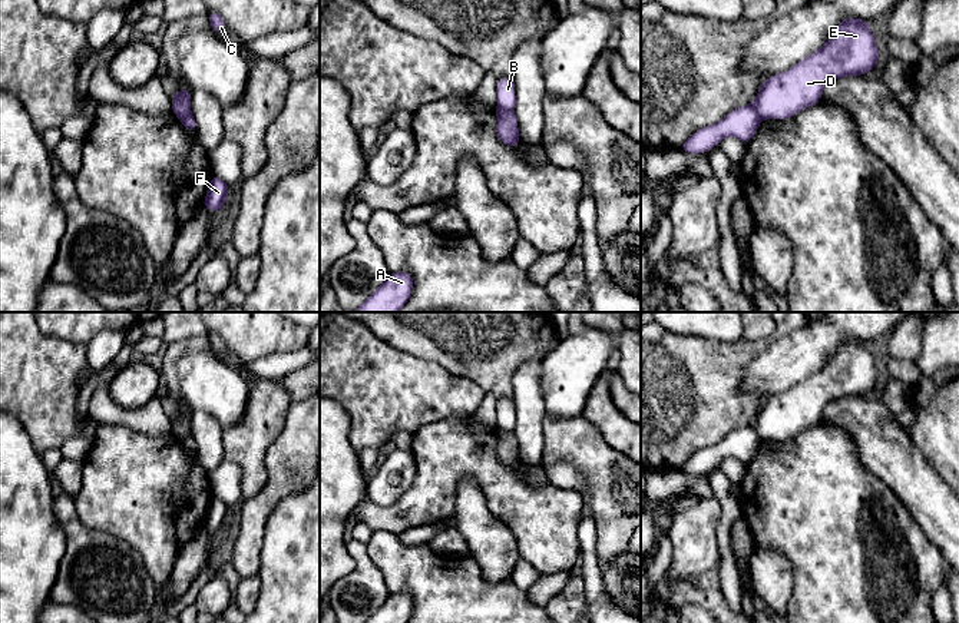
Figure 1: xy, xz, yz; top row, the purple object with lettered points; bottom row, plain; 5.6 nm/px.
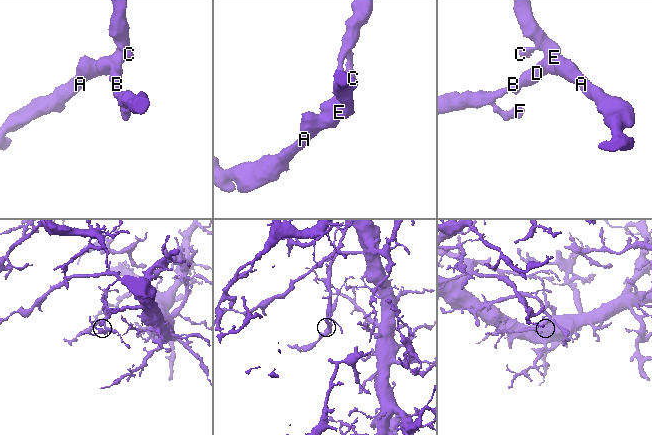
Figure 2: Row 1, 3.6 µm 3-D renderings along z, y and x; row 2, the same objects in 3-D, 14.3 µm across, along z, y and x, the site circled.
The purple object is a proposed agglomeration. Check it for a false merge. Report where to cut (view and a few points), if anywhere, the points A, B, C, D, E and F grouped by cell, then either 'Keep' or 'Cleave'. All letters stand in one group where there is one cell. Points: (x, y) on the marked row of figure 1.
Split along yz (751, 103), (761, 119). Groups: A C D E / B F. Cleave

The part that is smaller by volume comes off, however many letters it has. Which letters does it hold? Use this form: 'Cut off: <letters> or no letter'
Cut off: B, F

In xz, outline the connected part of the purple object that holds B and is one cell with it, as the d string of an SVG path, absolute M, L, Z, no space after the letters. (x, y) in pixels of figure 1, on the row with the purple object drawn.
M509 77L497 79L496 86L497 93L497 107L513 110L516 105L516 96L515 96L515 82Z

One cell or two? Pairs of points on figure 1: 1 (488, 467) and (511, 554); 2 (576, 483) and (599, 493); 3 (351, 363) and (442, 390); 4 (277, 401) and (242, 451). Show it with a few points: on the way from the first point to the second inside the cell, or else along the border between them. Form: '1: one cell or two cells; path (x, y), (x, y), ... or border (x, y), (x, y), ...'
1: two cells; border (483, 494), (488, 509), (515, 536), (521, 552)
2: two cells; border (562, 460), (581, 474), (592, 519)
3: one cell; path (374, 383), (383, 390), (419, 390)
4: one cell; path (265, 414), (250, 438)

